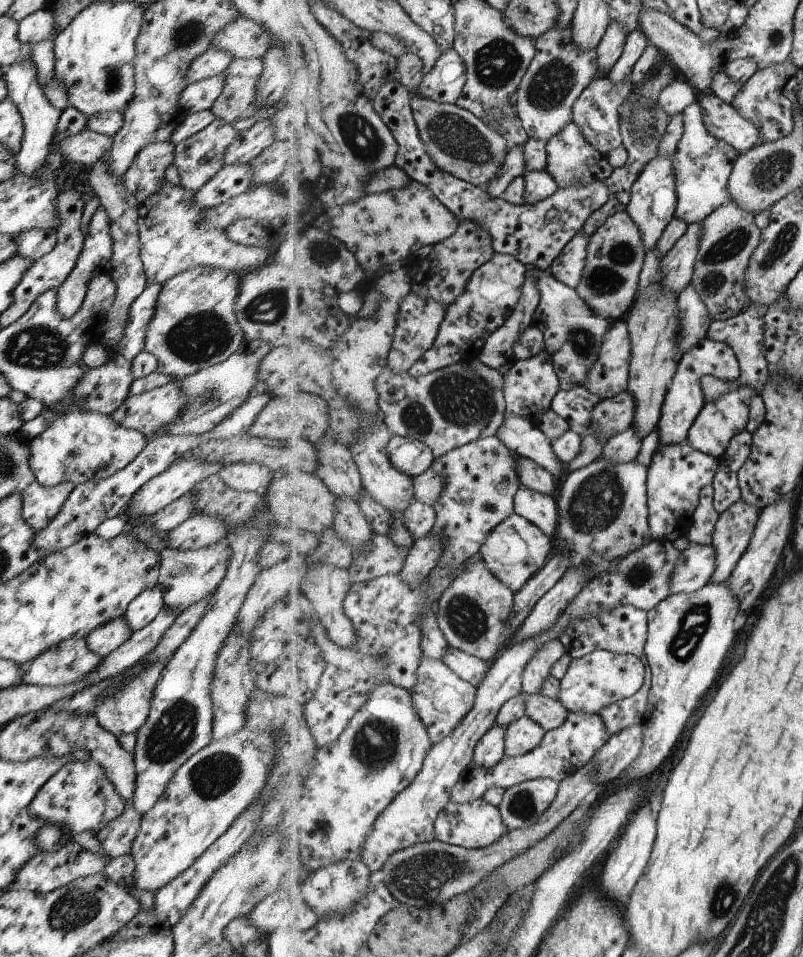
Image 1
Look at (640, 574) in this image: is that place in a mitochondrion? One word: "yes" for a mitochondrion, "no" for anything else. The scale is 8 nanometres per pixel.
yes

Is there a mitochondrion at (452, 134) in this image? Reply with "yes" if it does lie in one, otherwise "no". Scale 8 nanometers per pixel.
yes

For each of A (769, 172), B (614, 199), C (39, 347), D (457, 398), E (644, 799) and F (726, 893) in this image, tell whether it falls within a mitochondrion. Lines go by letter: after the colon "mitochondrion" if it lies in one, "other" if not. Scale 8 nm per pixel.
A: mitochondrion
B: other
C: mitochondrion
D: mitochondrion
E: other
F: mitochondrion

